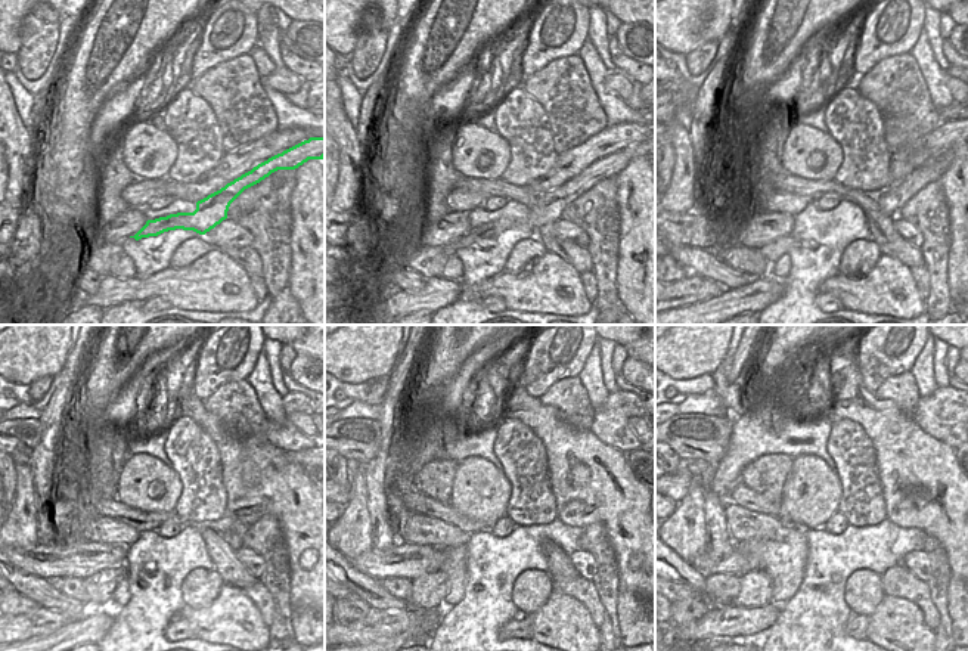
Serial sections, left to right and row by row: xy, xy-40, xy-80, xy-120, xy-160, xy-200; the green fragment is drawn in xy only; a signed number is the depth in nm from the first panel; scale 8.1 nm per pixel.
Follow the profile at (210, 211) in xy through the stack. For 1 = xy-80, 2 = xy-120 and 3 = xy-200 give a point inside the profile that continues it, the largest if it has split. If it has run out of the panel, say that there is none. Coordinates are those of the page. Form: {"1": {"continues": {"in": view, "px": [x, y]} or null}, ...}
{"1": {"continues": {"in": "xy-80", "px": [892, 201]}}, "2": {"continues": {"in": "xy-120", "px": [101, 586]}}, "3": {"continues": {"in": "xy-200", "px": [756, 586]}}}

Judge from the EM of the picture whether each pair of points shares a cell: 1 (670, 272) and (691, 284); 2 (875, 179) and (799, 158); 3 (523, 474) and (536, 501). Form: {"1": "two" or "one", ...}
{"1": "two", "2": "two", "3": "one"}

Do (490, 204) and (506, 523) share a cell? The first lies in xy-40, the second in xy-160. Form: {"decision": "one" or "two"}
{"decision": "one"}

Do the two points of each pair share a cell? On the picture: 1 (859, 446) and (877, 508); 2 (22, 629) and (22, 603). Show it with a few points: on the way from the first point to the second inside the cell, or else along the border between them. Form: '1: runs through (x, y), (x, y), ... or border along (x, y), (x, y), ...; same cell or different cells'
1: runs through (859, 461), (862, 493); same cell
2: border along (39, 607), (15, 616); different cells

